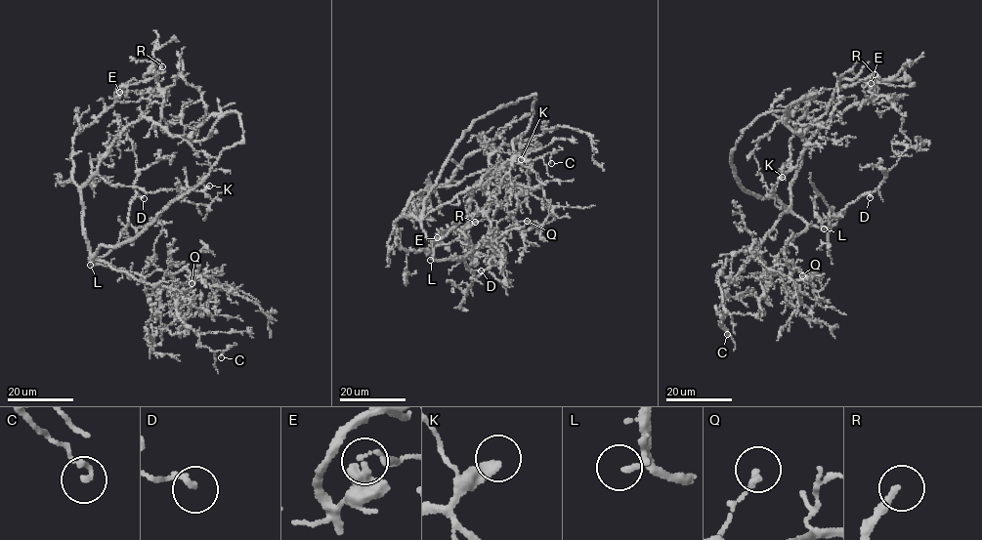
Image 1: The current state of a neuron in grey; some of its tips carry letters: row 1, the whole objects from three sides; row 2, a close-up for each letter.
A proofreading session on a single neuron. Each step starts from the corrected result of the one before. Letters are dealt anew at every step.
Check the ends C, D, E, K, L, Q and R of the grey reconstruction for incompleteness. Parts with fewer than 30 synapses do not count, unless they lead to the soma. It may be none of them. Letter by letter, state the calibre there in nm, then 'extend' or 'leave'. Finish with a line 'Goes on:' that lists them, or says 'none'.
C: 140 nm | leave
D: 200 nm | leave
E: 260 nm | leave
K: 320 nm | extend
L: 160 nm | leave
Q: 190 nm | leave
R: 220 nm | extend
Goes on: K, R

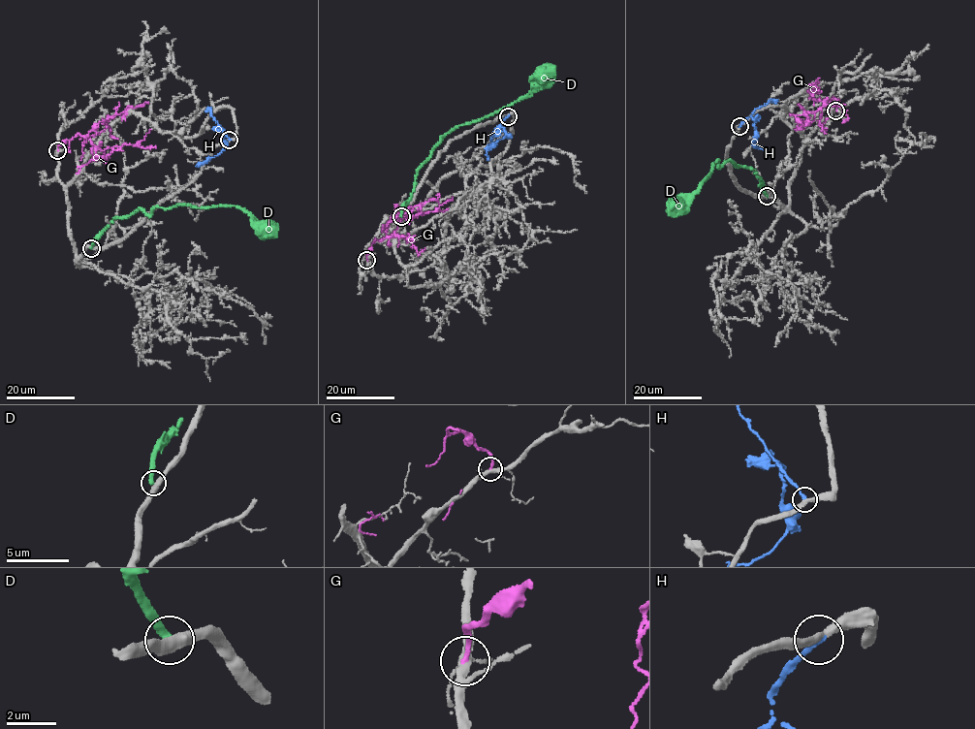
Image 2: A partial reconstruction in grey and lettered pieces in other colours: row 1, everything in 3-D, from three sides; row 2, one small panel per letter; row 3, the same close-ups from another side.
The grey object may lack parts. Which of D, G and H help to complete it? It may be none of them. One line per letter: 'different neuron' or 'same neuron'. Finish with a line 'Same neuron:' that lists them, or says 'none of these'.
D: different neuron
G: different neuron
H: different neuron
Same neuron: none of these

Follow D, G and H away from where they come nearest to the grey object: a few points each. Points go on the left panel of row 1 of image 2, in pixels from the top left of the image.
D: (92, 247), (96, 236), (115, 216), (140, 208), (149, 215), (156, 207), (191, 205), (237, 206), (277, 235)
G: (57, 150), (61, 142), (78, 135), (84, 138), (97, 123), (124, 112), (128, 108), (147, 102), (144, 101)
H: (230, 139), (222, 129), (224, 147), (197, 166)

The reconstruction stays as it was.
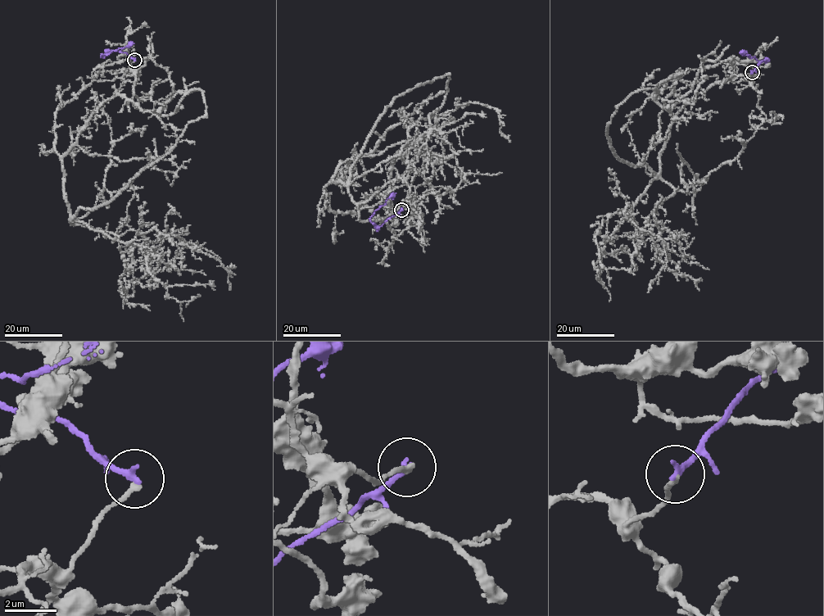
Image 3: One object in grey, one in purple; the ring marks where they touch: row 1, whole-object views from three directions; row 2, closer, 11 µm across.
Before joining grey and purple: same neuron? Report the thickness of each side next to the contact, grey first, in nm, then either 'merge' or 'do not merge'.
calibres 190 and 260 nm; do not merge

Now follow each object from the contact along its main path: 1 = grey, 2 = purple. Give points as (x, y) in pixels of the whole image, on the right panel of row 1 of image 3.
1: (752, 73), (733, 73), (682, 106), (656, 178), (631, 209), (601, 222), (595, 237), (599, 263), (634, 274)
2: (752, 72), (762, 61), (766, 60), (758, 61), (742, 52)

